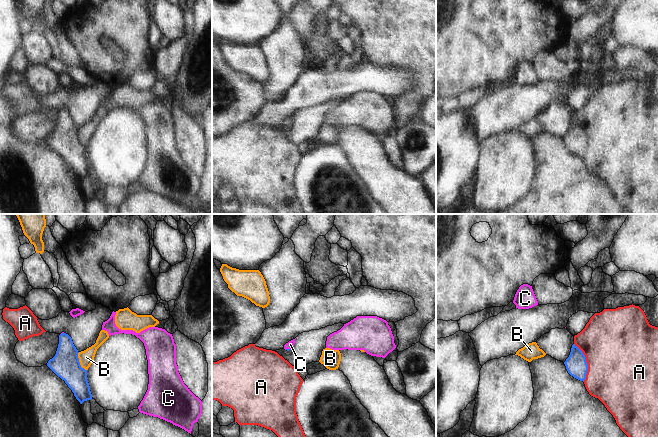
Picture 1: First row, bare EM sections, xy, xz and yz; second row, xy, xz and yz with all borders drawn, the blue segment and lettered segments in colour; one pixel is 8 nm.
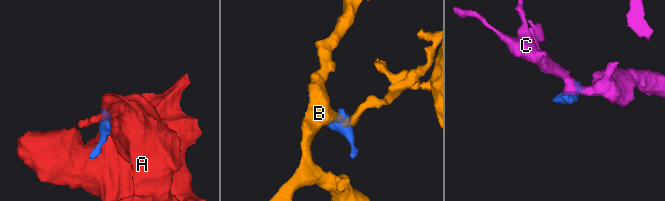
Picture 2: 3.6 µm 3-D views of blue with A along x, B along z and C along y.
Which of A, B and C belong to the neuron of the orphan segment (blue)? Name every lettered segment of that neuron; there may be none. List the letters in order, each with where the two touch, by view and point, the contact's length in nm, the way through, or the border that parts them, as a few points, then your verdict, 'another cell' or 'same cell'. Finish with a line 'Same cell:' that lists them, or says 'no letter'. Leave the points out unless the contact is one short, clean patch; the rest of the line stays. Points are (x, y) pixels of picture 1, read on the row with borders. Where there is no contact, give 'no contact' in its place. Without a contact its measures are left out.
A: contact yz (586, 362); length 320 nm; border yz (574, 343), (584, 355), (587, 364), (587, 373), (584, 381); another cell
B: contact xy (79, 362); length 170 nm; border xy (78, 352), (79, 364), (86, 370); another cell
C: contact xz (287, 349); length 40 nm; way xz (286, 349), (287, 349), (290, 344); same cell
Same cell: C

